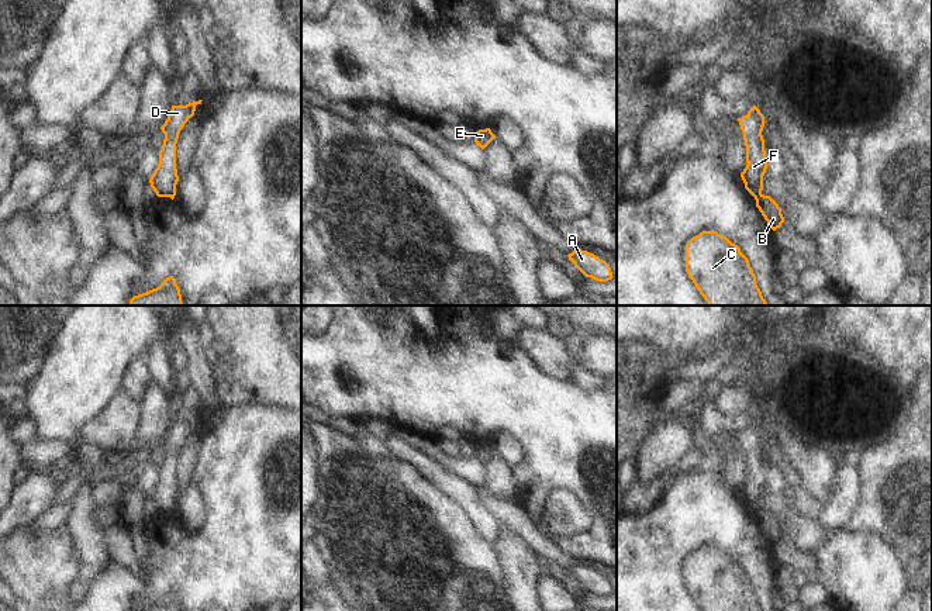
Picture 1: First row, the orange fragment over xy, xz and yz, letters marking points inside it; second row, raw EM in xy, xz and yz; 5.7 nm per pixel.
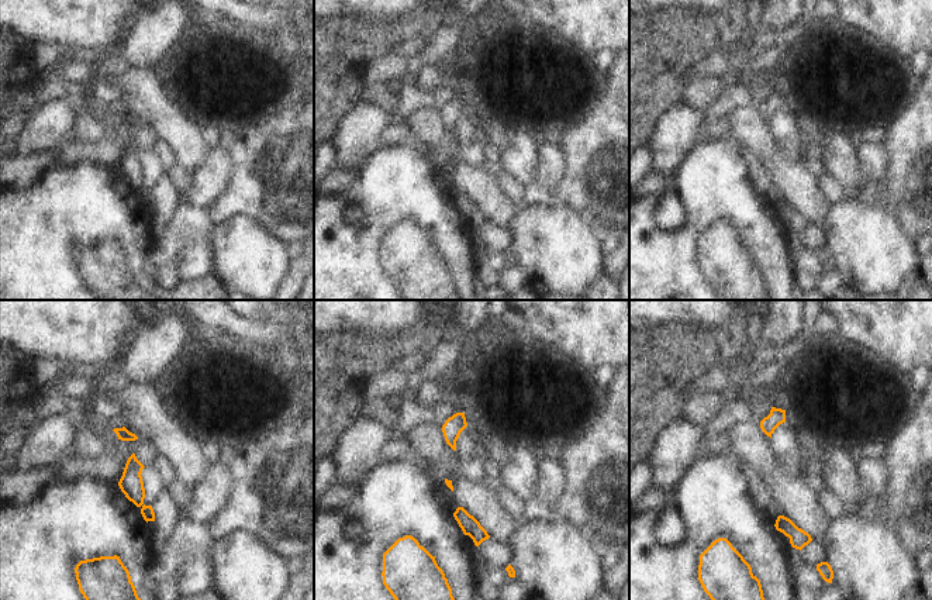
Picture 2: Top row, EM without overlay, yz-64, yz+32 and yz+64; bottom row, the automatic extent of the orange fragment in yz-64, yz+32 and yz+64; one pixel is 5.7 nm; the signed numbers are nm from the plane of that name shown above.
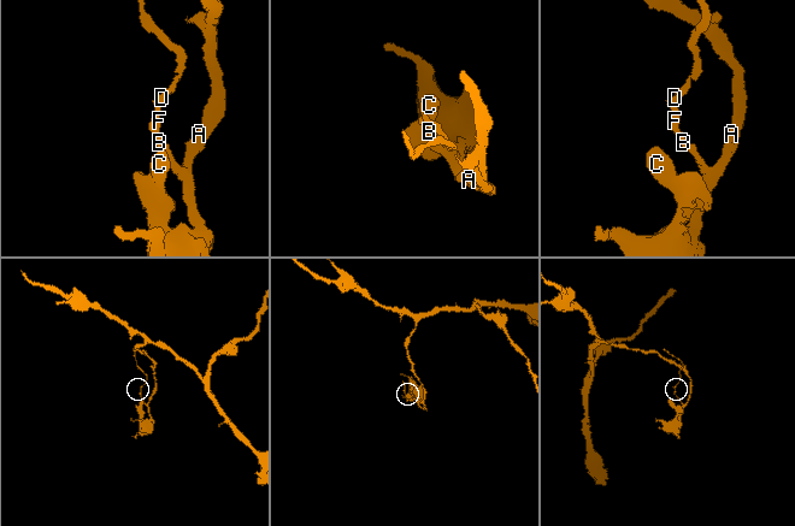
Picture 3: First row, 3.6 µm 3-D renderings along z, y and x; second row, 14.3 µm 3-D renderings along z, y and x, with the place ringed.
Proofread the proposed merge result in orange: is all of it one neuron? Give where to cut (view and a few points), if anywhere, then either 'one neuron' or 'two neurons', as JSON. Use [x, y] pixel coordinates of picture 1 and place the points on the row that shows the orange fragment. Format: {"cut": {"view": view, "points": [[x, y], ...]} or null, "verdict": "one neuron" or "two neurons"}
{"cut": {"view": "yz", "points": [[760, 193], [755, 197]]}, "verdict": "two neurons"}

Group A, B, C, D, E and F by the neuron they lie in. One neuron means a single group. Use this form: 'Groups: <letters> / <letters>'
Groups: A B C E / D F

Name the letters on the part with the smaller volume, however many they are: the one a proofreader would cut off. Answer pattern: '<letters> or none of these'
D, F

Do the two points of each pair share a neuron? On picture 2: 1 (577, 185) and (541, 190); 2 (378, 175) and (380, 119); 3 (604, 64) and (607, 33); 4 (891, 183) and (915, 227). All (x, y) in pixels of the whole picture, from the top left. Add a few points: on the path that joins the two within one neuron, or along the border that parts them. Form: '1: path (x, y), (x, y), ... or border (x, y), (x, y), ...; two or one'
1: border (566, 157), (565, 173), (555, 188); two
2: border (380, 147), (362, 168); two
3: border (614, 51), (599, 51), (593, 57); two
4: border (879, 180), (894, 200), (910, 200), (917, 207); two

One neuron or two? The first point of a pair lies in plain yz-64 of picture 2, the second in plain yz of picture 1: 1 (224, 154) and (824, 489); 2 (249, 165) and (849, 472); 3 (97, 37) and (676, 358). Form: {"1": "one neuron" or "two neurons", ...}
{"1": "two neurons", "2": "two neurons", "3": "two neurons"}

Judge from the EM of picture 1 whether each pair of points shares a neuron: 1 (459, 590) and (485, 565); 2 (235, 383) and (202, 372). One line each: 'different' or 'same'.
1: same
2: different

